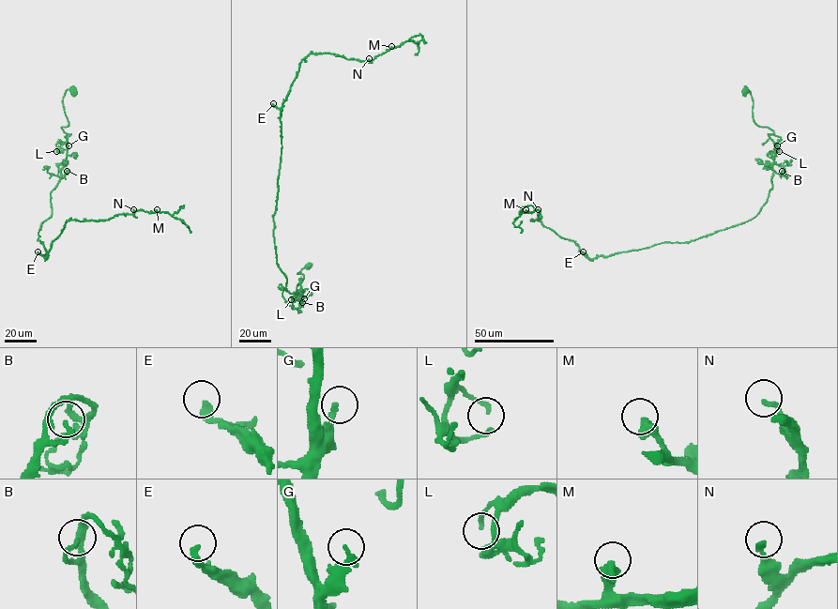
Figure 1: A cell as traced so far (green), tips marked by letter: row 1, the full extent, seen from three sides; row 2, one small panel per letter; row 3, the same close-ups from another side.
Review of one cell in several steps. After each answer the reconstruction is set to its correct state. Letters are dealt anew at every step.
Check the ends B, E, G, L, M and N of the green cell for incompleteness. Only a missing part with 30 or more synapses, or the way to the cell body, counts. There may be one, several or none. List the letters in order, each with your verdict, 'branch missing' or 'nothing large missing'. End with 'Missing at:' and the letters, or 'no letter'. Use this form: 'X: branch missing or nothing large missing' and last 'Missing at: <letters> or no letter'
B: nothing large missing
E: nothing large missing
G: nothing large missing
L: nothing large missing
M: nothing large missing
N: nothing large missing
Missing at: no letter

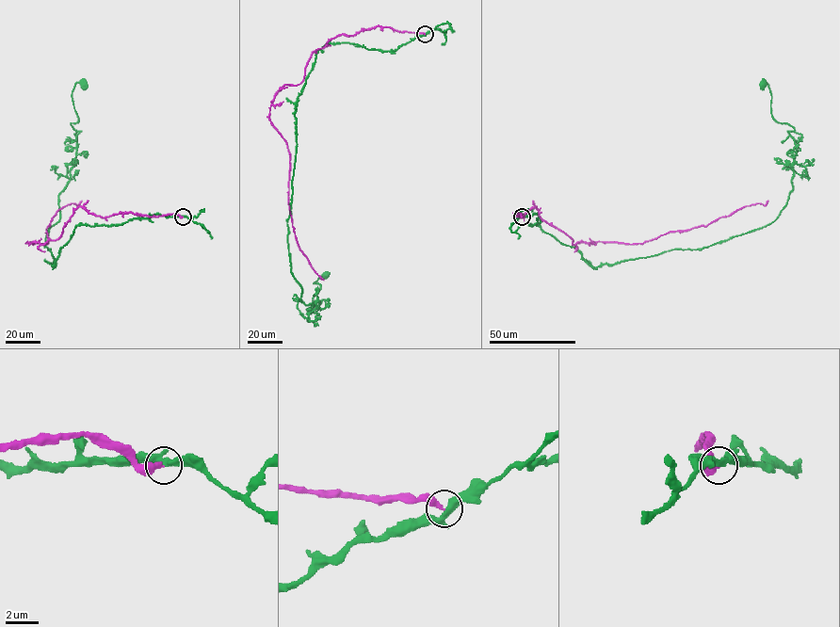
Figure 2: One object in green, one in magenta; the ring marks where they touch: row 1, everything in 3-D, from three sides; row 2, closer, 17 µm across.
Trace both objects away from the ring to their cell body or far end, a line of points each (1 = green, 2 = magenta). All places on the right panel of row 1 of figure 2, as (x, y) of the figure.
1: (522, 217), (539, 216), (530, 226), (594, 267), (772, 222), (793, 190), (795, 142), (762, 84)
2: (522, 217), (514, 214), (523, 217), (536, 206), (573, 245), (630, 244), (706, 226), (767, 200)

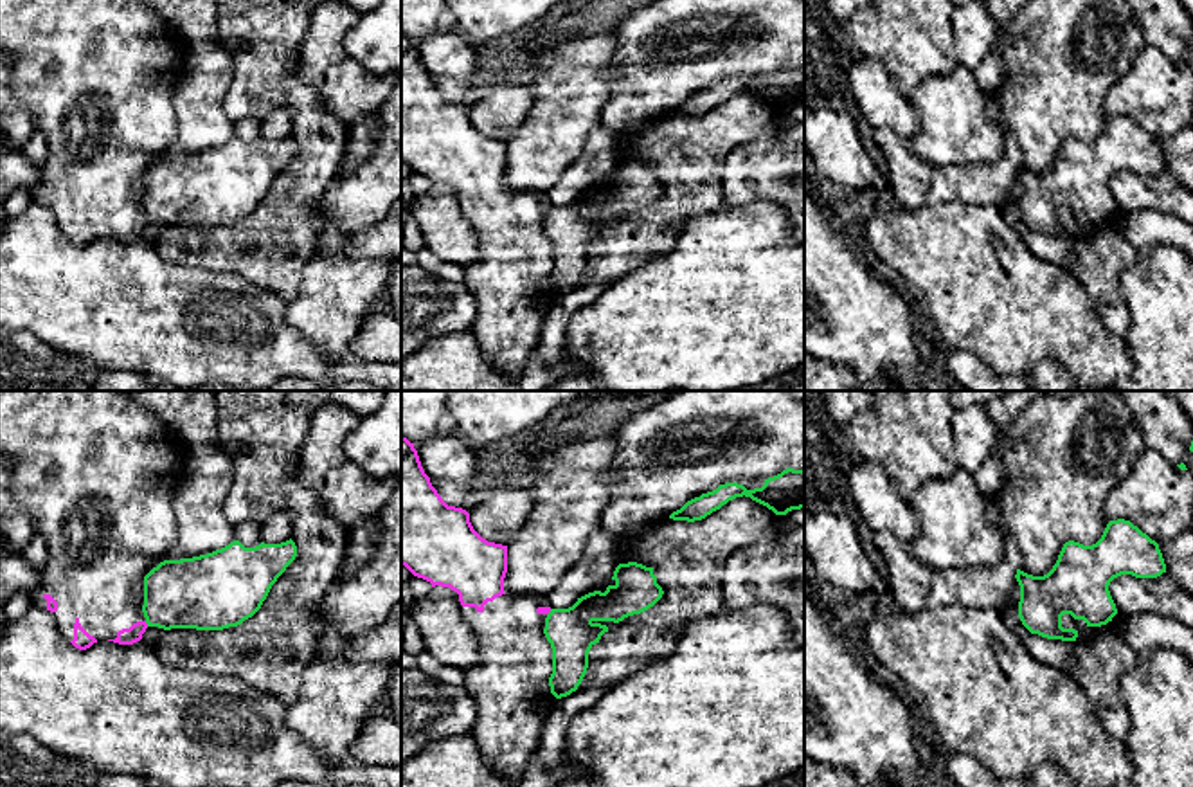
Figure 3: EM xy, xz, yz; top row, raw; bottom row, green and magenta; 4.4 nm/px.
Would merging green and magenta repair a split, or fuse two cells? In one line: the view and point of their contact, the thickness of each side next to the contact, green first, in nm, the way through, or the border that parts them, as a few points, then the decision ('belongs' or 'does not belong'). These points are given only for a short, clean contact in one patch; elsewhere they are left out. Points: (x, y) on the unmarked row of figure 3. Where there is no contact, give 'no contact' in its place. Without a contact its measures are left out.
xy (146, 218) | 320/80 nm | along xy (144, 218), (148, 222) | does not belong

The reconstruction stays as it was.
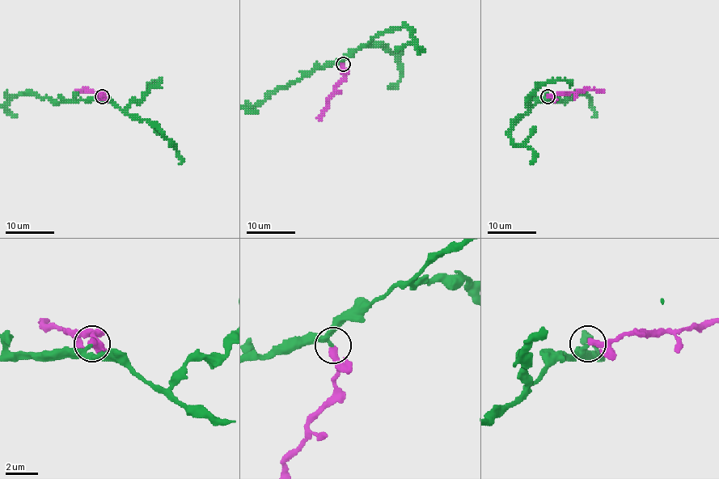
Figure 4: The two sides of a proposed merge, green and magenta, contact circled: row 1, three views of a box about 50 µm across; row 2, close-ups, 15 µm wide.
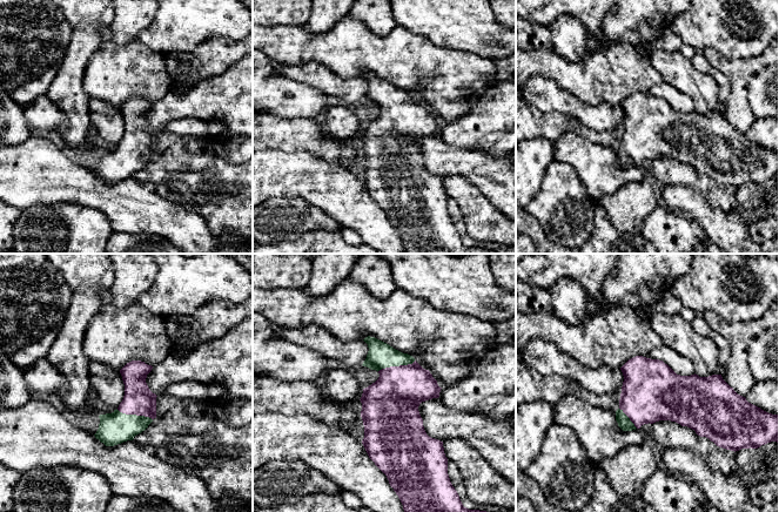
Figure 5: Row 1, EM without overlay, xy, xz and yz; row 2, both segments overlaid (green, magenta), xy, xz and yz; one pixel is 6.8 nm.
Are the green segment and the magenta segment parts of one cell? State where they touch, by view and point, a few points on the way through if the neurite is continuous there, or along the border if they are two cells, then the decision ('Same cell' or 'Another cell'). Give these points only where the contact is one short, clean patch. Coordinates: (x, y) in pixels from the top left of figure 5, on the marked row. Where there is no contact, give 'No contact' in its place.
Touches green at xz (396, 365). Path across: xz (381, 355), (396, 365), (396, 390), (393, 401). Same cell

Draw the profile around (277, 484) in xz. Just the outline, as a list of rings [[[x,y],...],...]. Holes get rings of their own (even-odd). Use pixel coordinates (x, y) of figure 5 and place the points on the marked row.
[[[302,462],[263,465],[253,472],[253,503],[257,507],[295,504],[313,493],[341,492],[328,477]]]

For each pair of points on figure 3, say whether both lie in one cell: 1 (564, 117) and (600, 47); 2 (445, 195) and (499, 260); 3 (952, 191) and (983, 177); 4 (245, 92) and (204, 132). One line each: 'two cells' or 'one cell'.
1: one cell
2: two cells
3: one cell
4: two cells

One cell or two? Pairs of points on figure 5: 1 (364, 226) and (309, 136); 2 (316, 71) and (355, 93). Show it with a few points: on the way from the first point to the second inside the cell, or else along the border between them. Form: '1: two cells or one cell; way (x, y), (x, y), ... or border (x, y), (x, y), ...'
1: two cells; border (297, 149), (346, 168)
2: one cell; way (326, 80), (334, 86), (346, 88)

